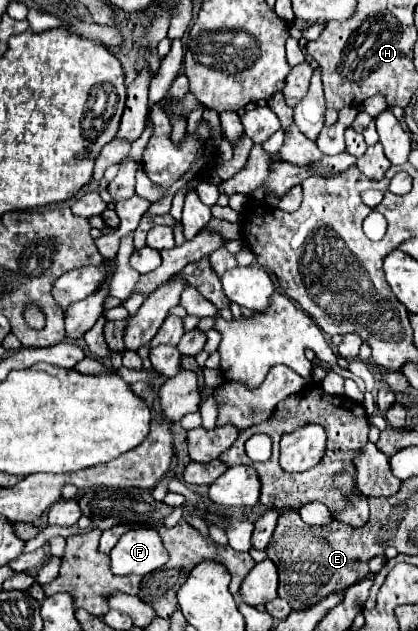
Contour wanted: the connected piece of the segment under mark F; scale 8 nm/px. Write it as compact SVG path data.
M131 529L111 549L111 571L117 577L147 575L169 561L169 553L155 529Z

